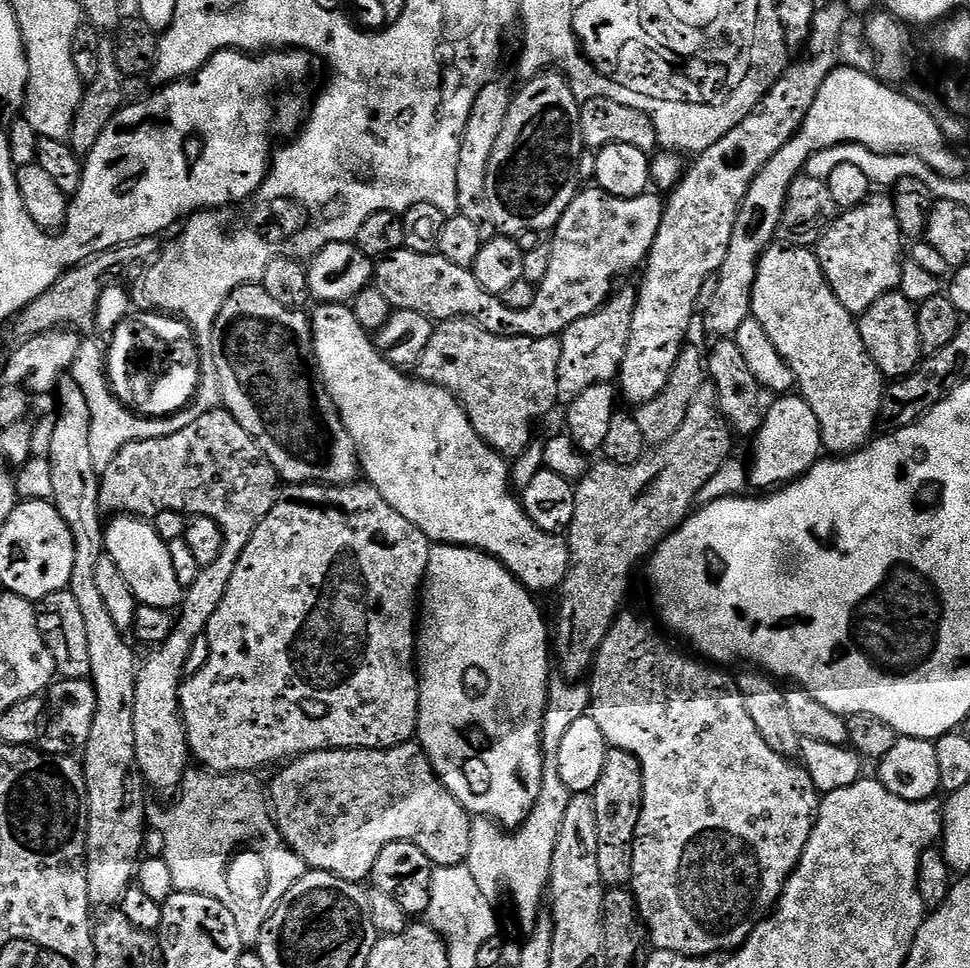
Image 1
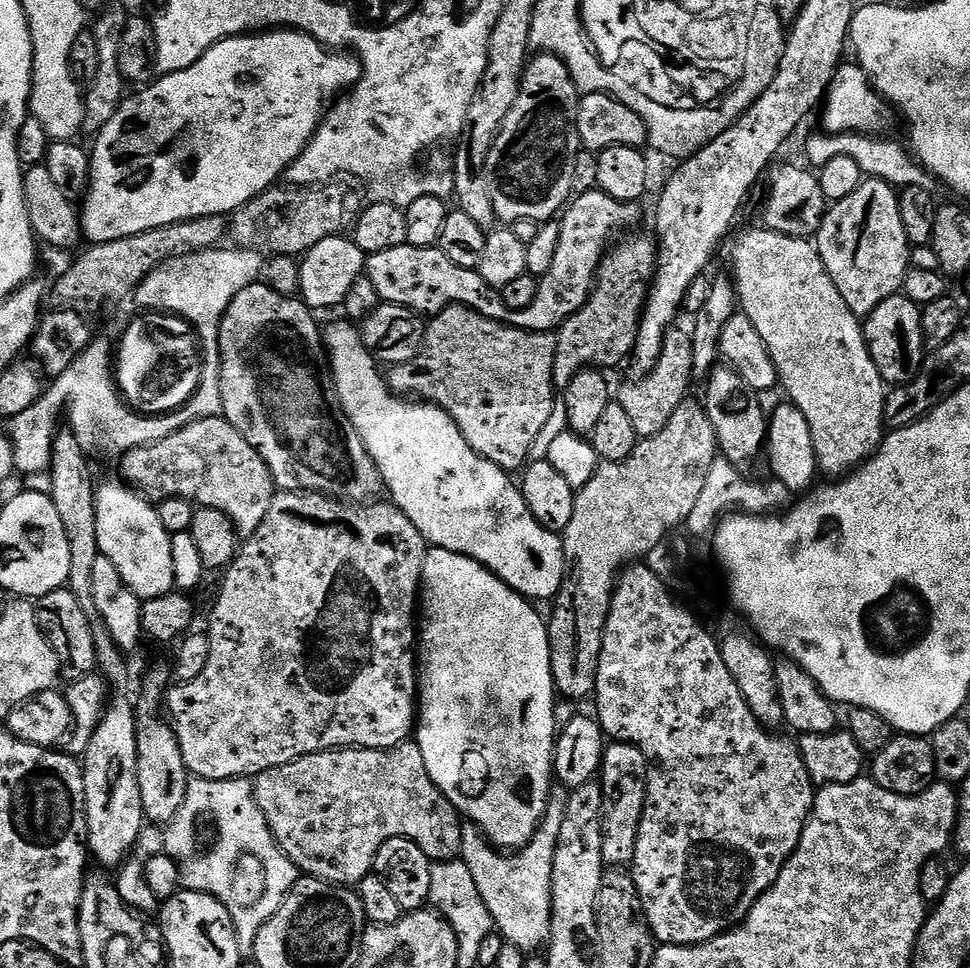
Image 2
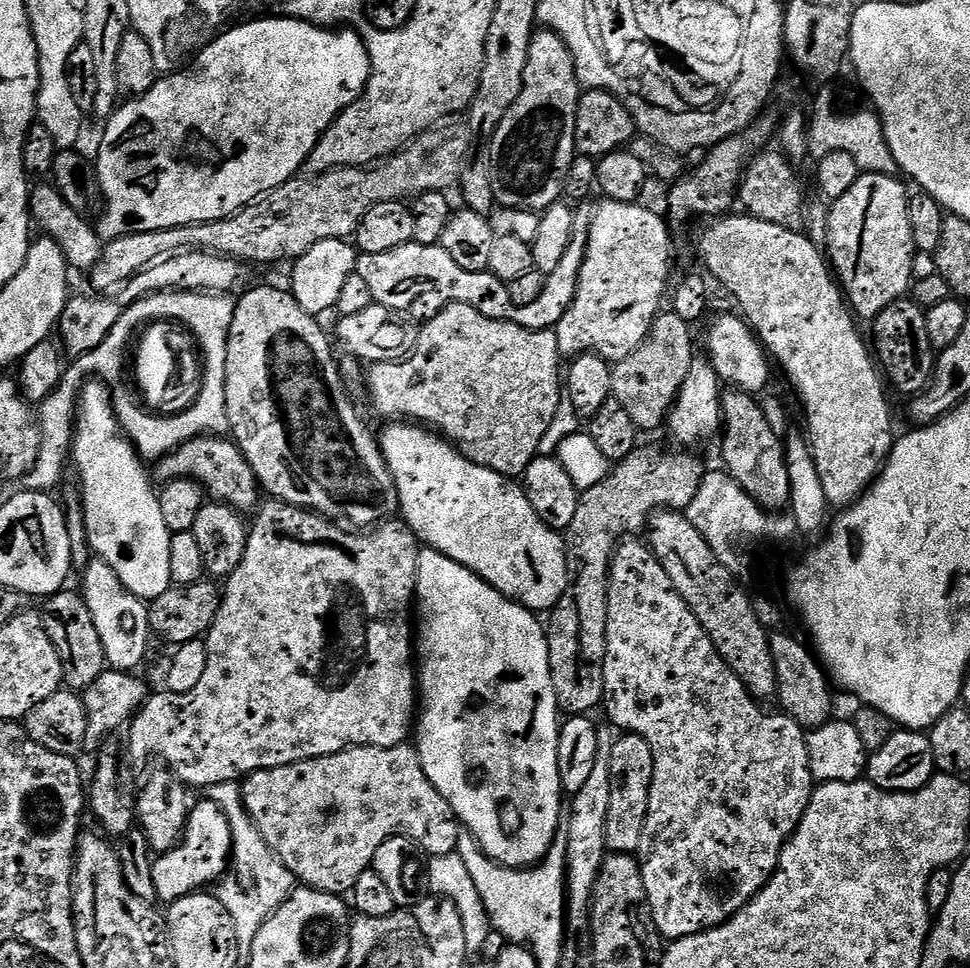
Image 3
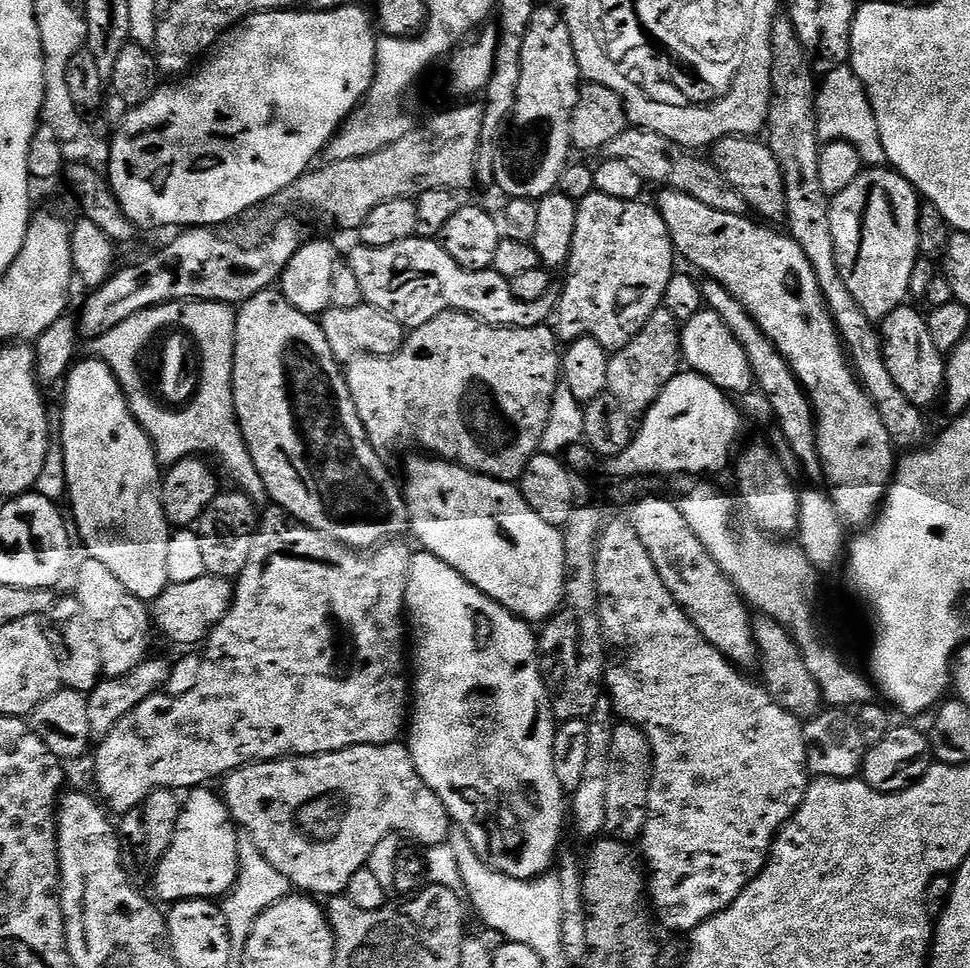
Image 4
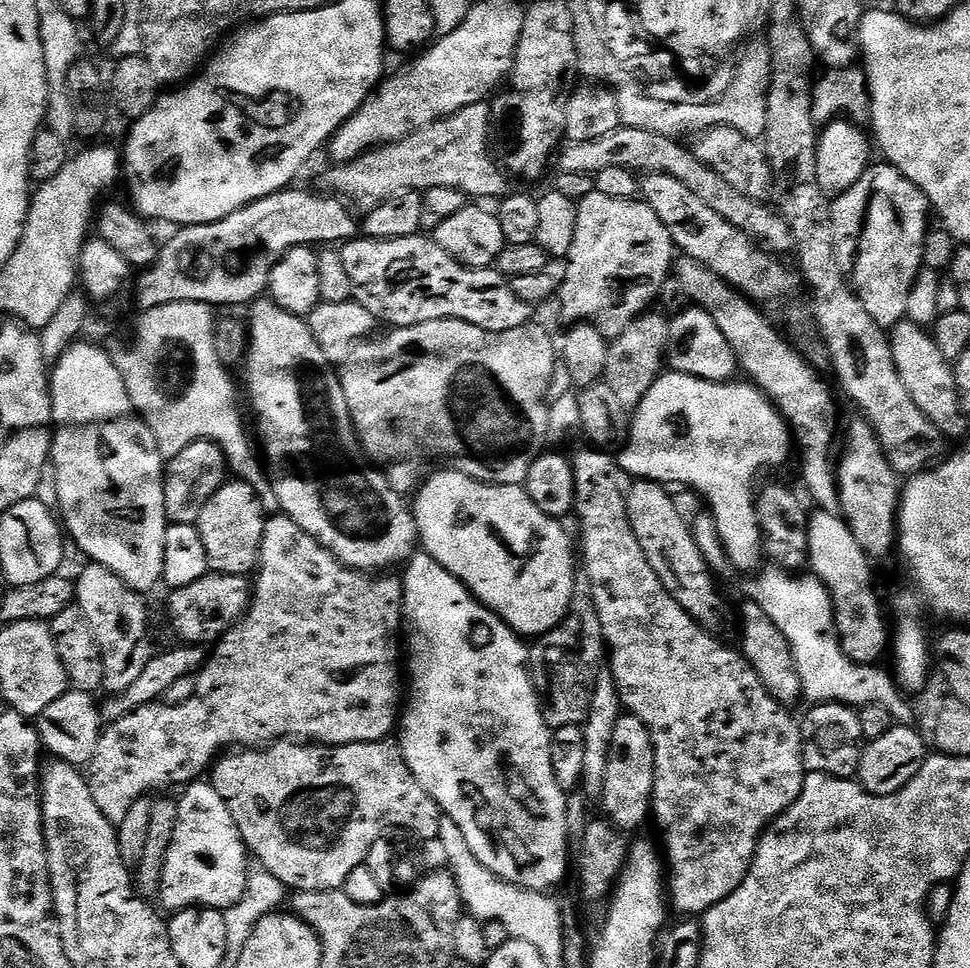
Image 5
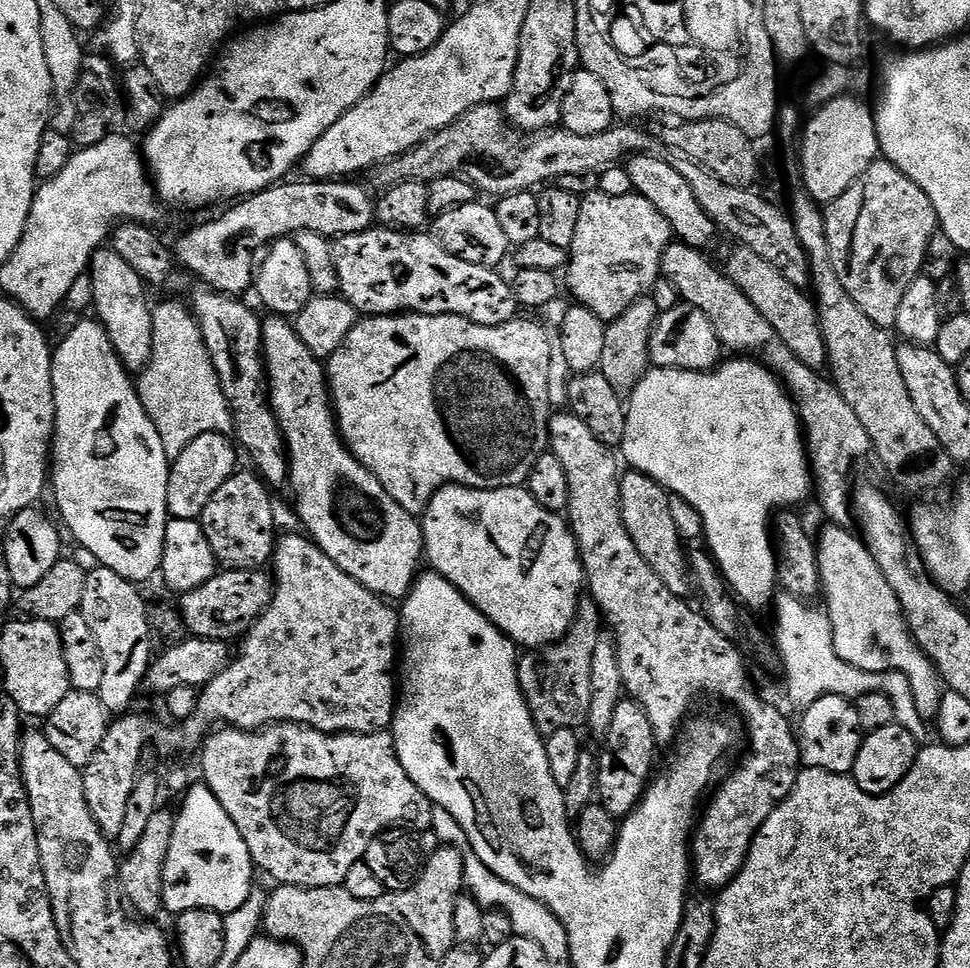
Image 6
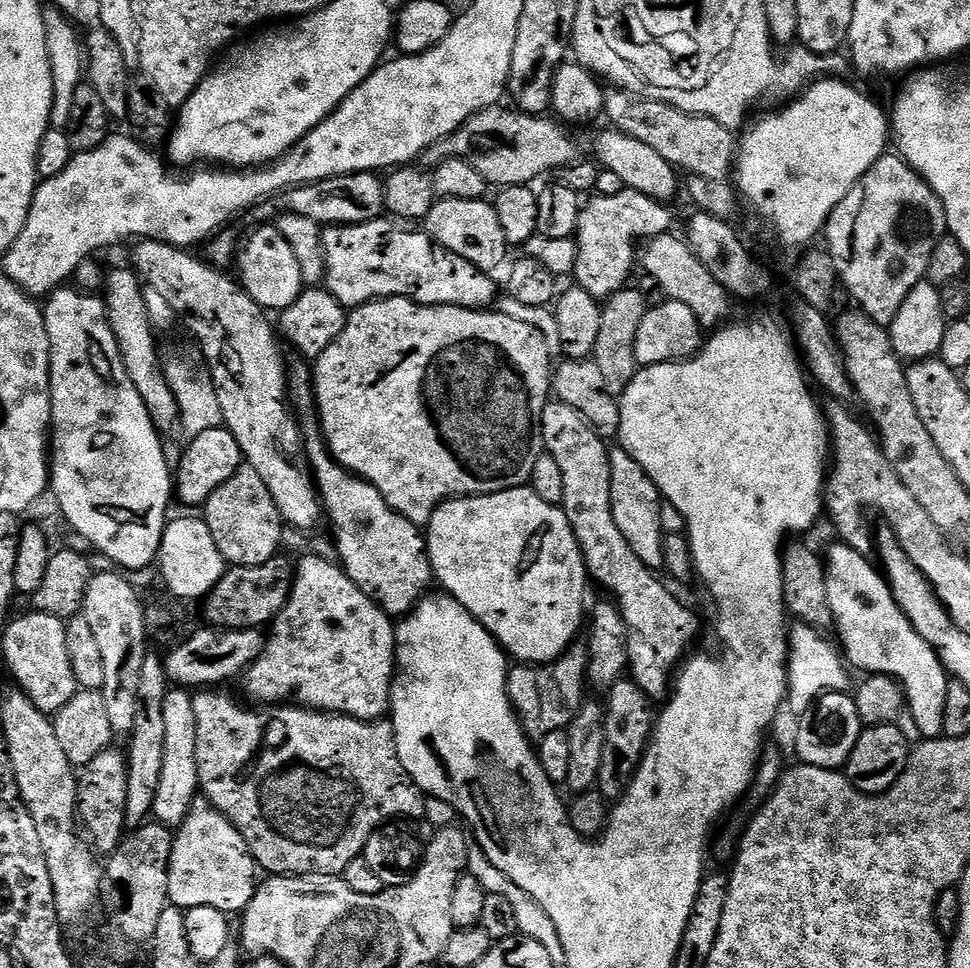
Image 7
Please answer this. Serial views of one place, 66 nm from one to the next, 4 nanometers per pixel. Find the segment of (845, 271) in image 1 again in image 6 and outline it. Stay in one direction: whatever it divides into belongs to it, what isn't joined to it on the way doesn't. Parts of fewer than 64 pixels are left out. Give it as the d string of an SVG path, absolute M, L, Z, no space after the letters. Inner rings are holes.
M877 158L837 200L827 205L824 221L830 254L842 286L862 306L870 322L892 330L910 282L924 271L926 246L938 231L936 211L926 194L898 166Z

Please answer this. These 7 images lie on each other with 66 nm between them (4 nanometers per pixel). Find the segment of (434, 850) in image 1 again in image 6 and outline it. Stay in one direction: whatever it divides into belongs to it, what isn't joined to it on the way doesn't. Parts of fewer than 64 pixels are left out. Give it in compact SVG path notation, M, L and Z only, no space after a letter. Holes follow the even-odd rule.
M274 724L259 730L224 726L203 741L200 754L203 783L238 826L253 865L273 876L280 886L341 887L346 873L363 861L370 842L377 836L397 826L415 830L432 827L434 805L406 774L396 753L396 739L388 730L363 736L357 732L315 732L303 724Z

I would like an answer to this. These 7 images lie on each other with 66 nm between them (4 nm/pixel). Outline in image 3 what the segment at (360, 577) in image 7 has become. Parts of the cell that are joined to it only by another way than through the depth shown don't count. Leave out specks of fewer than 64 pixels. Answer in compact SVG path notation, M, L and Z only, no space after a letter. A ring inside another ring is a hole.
M252 288L237 299L226 350L230 436L250 462L269 497L364 530L393 519L400 512L400 495L377 437L364 425L344 389L345 377L332 353L333 341L330 336L328 341L320 323L317 317L302 310L291 291L285 289L283 292L280 288Z

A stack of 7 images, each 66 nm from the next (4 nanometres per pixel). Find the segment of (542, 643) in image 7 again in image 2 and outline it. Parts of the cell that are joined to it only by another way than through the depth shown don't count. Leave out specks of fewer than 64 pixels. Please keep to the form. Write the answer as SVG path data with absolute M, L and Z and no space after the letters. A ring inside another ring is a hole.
M340 318L337 324L326 328L322 344L326 349L326 360L332 369L332 381L336 383L342 410L358 430L368 453L374 458L380 476L384 479L387 495L392 495L389 496L391 503L401 508L406 518L410 518L410 522L418 526L429 545L469 556L478 563L485 564L495 576L506 582L506 586L528 600L551 601L556 597L560 587L564 585L566 575L563 541L557 533L546 530L530 514L524 495L514 483L513 477L472 449L449 412L442 410L437 404L405 398L393 392L376 357L366 350L355 323Z

